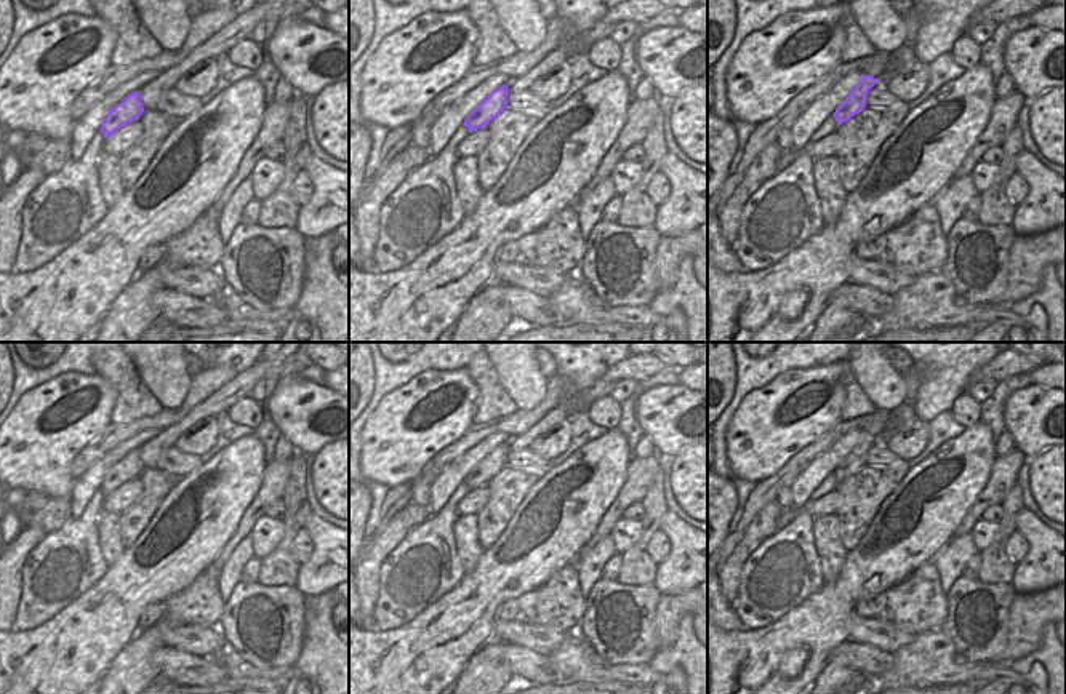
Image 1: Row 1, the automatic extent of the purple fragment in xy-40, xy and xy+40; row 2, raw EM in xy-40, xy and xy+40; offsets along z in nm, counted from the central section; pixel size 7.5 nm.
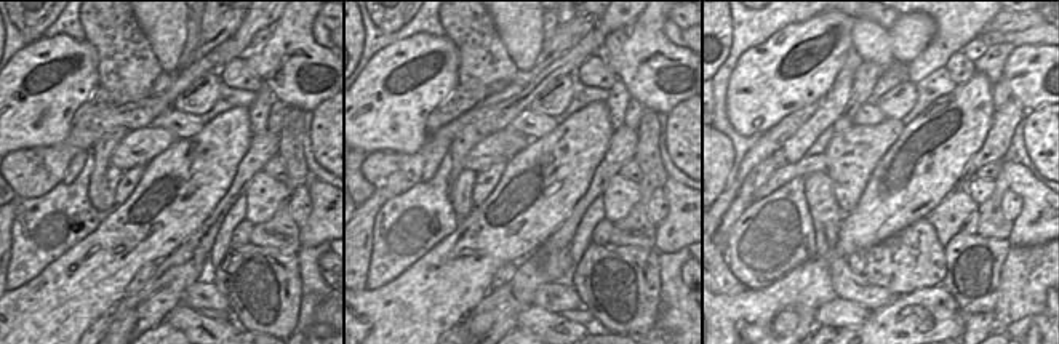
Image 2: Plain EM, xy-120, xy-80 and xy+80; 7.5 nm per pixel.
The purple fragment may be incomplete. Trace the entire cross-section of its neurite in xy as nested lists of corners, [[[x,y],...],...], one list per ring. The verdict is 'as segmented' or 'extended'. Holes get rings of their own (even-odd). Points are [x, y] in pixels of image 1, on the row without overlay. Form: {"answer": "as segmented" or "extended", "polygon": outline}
{"answer": "as segmented", "polygon": [[[507,443],[493,448],[464,478],[469,491],[487,485],[507,465]]]}

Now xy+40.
{"answer": "as segmented", "polygon": [[[860,433],[860,441],[852,448],[844,461],[832,472],[837,485],[861,470],[866,465],[866,454],[879,438],[869,433]]]}

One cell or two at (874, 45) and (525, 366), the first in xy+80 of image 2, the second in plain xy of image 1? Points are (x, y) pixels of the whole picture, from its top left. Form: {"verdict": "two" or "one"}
{"verdict": "one"}

